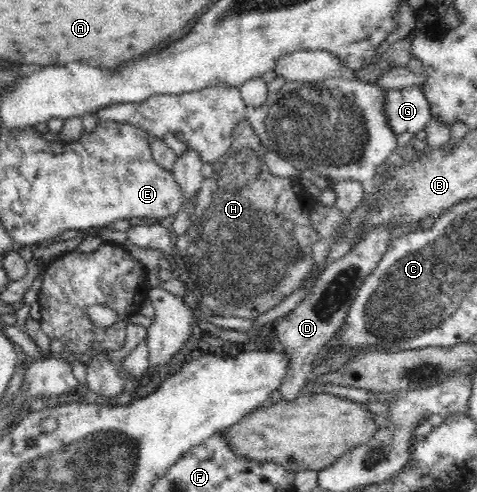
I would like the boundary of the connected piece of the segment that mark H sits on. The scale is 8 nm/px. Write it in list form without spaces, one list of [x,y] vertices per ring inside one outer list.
[[[247,119],[235,127],[232,137],[229,150],[212,165],[211,176],[204,178],[195,196],[191,227],[176,237],[172,275],[193,293],[199,307],[191,308],[192,314],[199,310],[204,317],[211,314],[254,320],[302,286],[314,263],[311,247],[319,235],[310,216],[314,200],[305,196],[297,179],[277,177],[270,172],[263,160],[266,148]]]

